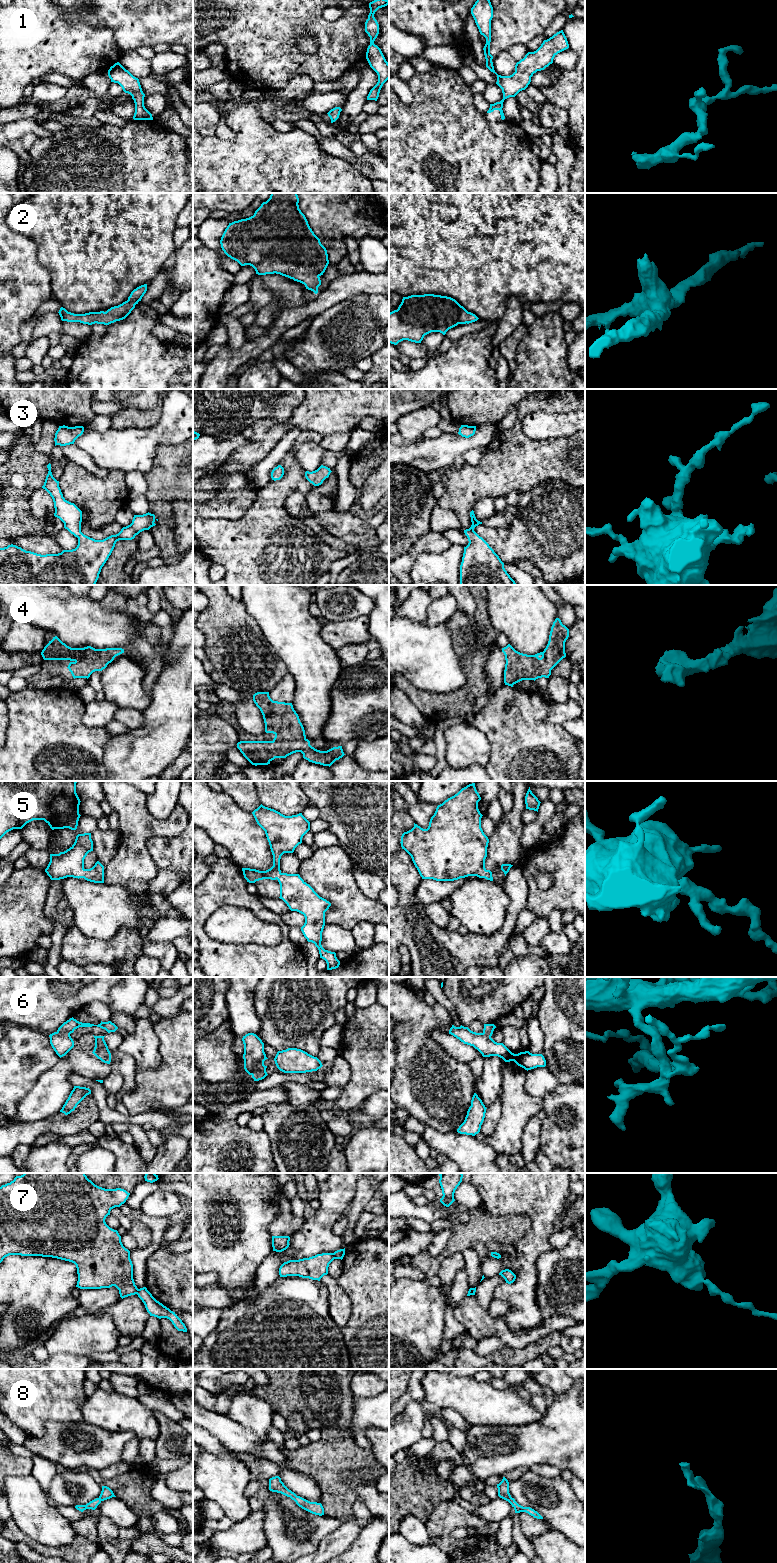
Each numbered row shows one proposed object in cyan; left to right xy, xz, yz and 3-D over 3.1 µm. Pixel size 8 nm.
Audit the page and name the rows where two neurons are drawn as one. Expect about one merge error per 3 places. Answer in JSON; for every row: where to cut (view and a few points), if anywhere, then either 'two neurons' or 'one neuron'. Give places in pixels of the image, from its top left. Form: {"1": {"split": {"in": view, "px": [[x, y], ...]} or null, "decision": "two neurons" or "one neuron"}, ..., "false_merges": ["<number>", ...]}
{"1": {"split": null, "decision": "one neuron"}, "2": {"split": null, "decision": "one neuron"}, "3": {"split": null, "decision": "one neuron"}, "4": {"split": null, "decision": "one neuron"}, "5": {"split": null, "decision": "one neuron"}, "6": {"split": {"in": "xz", "px": [[265, 1071], [257, 1071], [252, 1075]]}, "decision": "two neurons"}, "7": {"split": {"in": "xz", "px": [[331, 1253], [335, 1258]]}, "decision": "two neurons"}, "8": {"split": null, "decision": "one neuron"}, "false_merges": ["6", "7"]}

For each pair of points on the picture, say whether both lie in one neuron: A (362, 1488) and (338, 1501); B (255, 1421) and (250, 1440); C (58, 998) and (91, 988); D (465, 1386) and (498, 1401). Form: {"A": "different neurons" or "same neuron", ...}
{"A": "different neurons", "B": "different neurons", "C": "same neuron", "D": "same neuron"}

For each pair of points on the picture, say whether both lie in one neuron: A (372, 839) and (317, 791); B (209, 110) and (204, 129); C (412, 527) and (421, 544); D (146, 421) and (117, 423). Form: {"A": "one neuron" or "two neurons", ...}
{"A": "one neuron", "B": "one neuron", "C": "two neurons", "D": "one neuron"}

